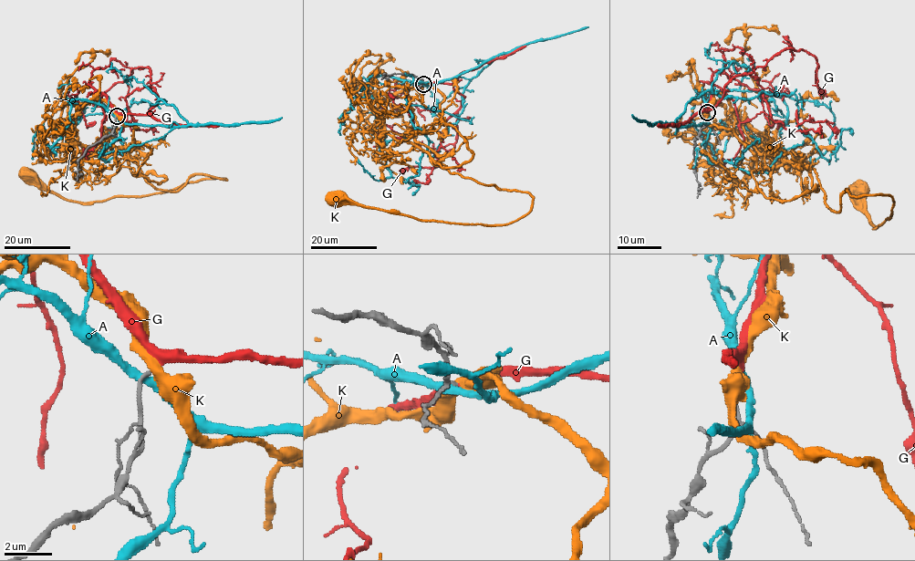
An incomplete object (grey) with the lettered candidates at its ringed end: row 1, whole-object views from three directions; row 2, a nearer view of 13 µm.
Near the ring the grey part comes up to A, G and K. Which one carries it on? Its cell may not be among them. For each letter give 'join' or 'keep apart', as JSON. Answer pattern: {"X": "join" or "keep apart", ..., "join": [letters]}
{"A": "keep apart", "G": "join", "K": "keep apart", "join": ["G"]}

